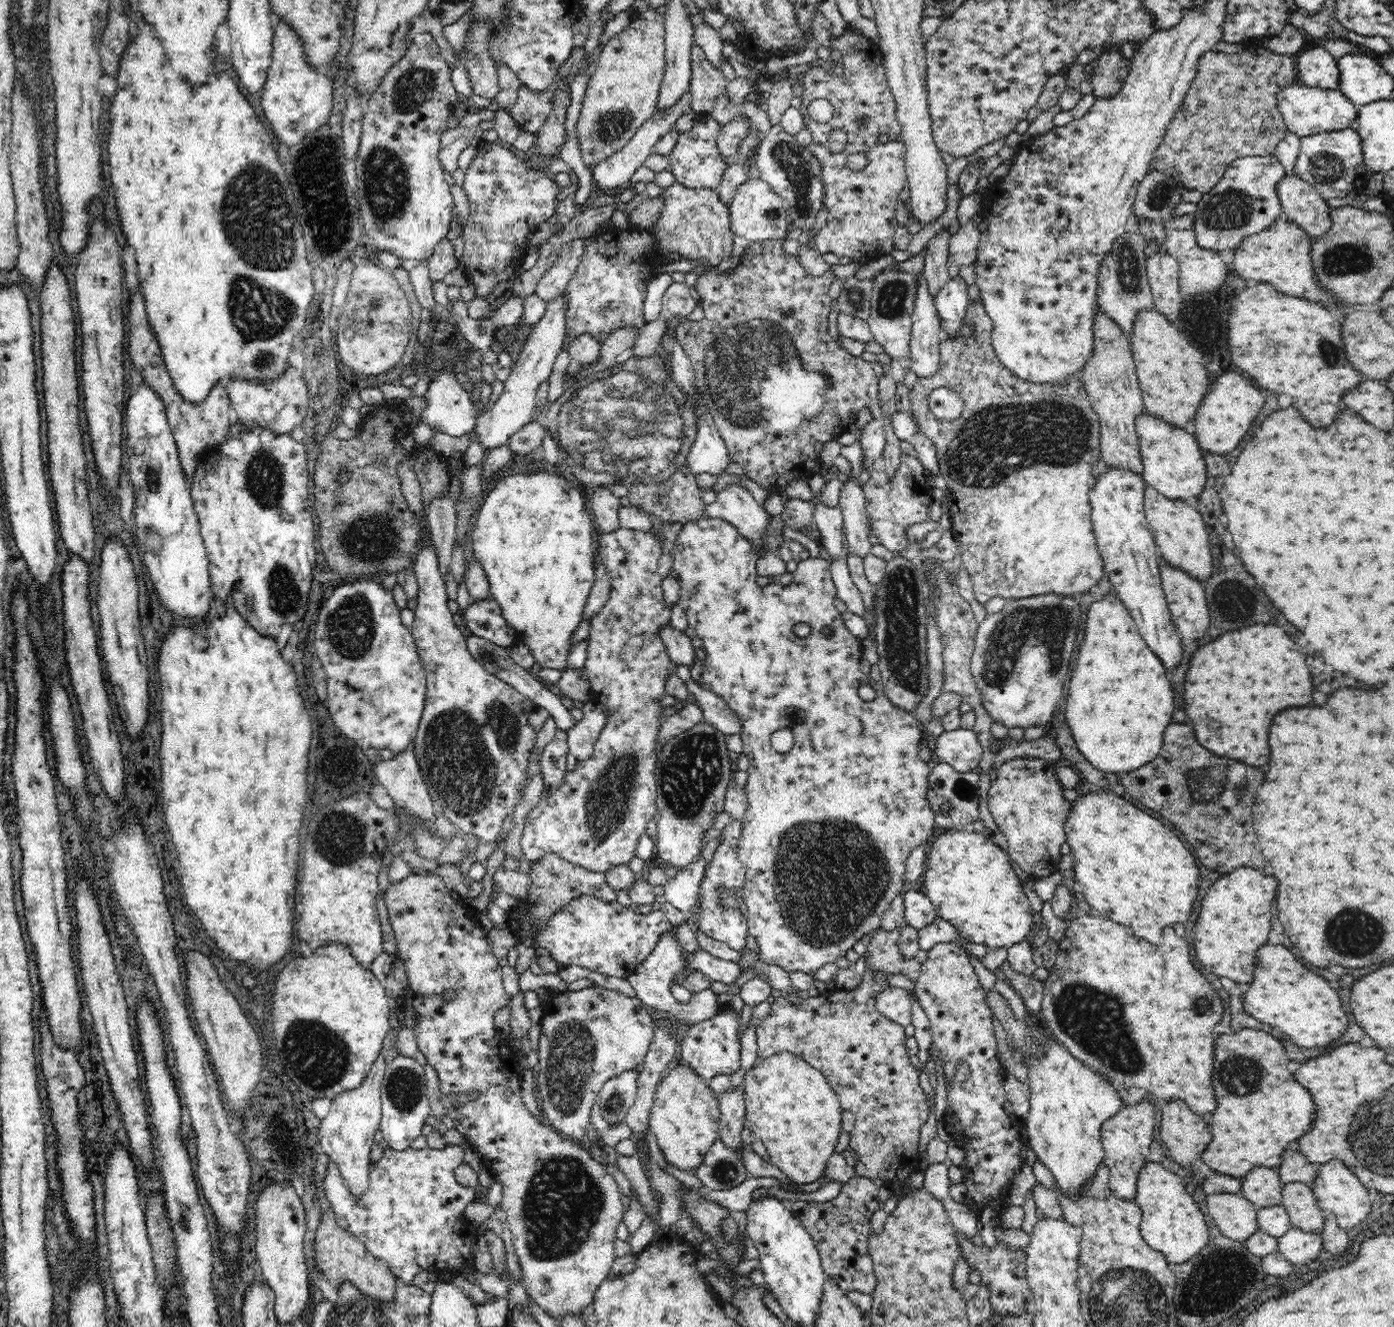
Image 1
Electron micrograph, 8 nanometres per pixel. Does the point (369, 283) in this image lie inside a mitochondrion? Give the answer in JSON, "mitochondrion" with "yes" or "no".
{"mitochondrion":"no"}

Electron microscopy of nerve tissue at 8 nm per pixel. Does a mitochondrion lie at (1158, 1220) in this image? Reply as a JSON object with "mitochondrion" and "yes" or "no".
{"mitochondrion":"no"}

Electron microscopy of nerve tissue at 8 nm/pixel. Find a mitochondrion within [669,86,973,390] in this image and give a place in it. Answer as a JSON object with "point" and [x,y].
{"point":[791,161]}

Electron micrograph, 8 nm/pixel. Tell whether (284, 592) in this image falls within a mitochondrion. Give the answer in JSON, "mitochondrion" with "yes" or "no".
{"mitochondrion":"yes"}

